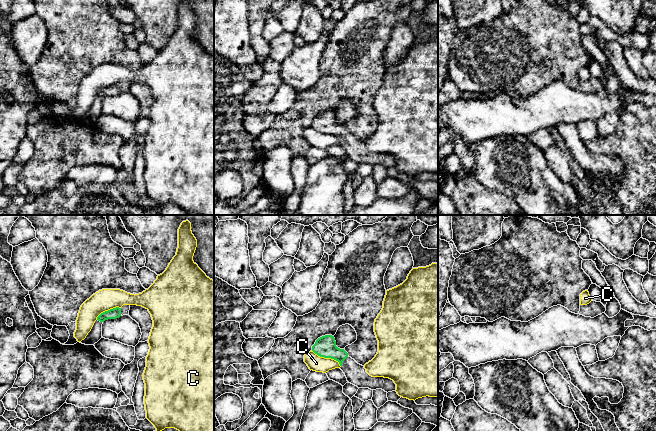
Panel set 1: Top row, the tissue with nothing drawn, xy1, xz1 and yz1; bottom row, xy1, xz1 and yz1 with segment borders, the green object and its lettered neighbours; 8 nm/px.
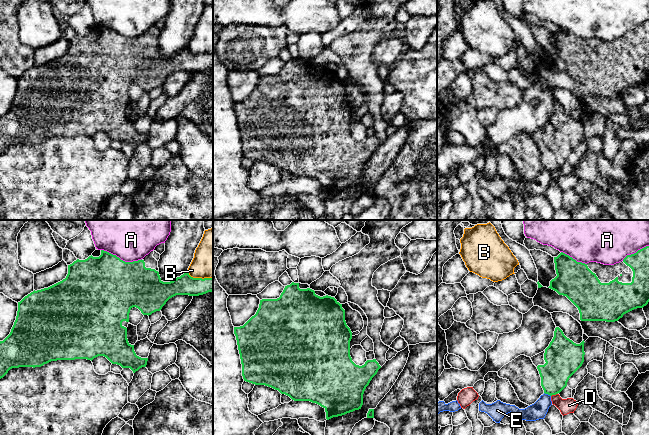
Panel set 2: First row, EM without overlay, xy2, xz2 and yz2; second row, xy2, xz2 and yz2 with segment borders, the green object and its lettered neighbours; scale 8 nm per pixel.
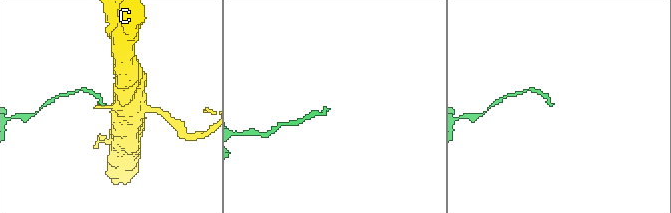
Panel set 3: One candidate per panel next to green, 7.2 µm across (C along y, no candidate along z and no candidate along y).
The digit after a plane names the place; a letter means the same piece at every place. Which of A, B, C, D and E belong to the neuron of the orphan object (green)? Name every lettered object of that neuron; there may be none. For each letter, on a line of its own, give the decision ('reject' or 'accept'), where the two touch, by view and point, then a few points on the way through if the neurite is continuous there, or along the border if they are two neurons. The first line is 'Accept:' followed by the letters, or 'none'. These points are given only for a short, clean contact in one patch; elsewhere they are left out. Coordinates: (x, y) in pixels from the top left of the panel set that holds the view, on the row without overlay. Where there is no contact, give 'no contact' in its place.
Accept: none
A: reject; meets green in xy2 at (120, 35)
B: reject; meets green in xy2 at (199, 54)
C: reject; meets green in xz1 at (327, 133); border along xz1 (312, 126), (320, 132), (335, 135), (340, 142)
D: reject; meets green in yz2 at (554, 170); border along yz2 (557, 169), (551, 172)
E: reject; meets green in yz2 at (547, 169); border along yz2 (544, 168), (550, 172)

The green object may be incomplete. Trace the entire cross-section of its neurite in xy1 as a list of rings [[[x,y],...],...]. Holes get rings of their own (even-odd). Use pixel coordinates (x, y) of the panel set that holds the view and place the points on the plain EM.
[[[123,81],[121,84],[116,83],[101,89],[97,93],[97,96],[100,98],[104,98],[105,96],[108,96],[108,95],[116,95],[116,94],[119,94],[121,91],[122,92],[128,91],[129,86],[130,86],[130,81]]]

